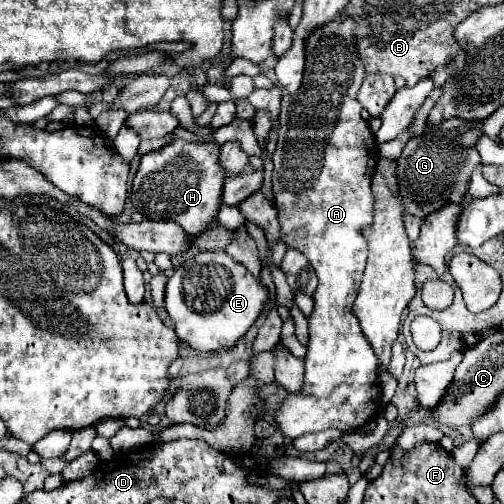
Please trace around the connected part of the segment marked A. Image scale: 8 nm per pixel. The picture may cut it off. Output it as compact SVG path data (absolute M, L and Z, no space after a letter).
M353 19L341 23L333 21L317 29L307 41L307 65L299 91L291 97L283 97L279 143L273 153L273 195L279 213L281 241L309 257L311 267L319 277L319 287L313 293L315 309L309 317L309 347L305 357L305 387L297 395L287 395L275 409L275 423L285 437L297 439L305 433L317 433L325 429L355 431L371 421L377 411L377 357L365 335L359 329L359 321L351 311L357 297L359 283L365 271L367 241L361 229L373 221L373 193L371 177L377 165L377 141L369 125L361 119L361 105L355 99L365 79L363 63L357 55L353 39Z

